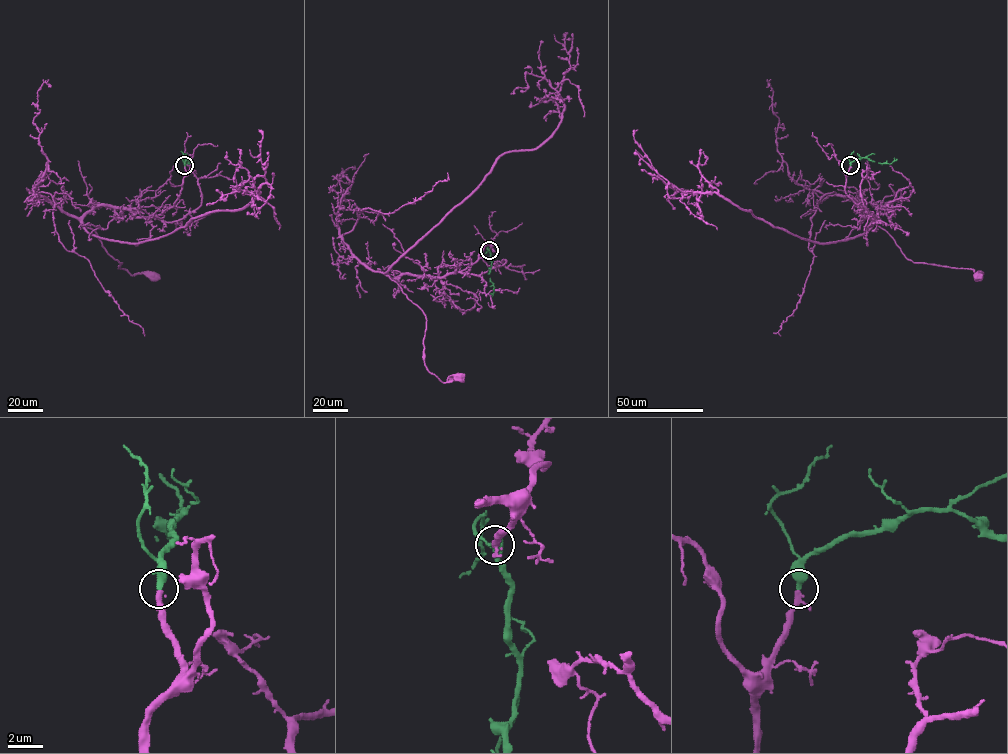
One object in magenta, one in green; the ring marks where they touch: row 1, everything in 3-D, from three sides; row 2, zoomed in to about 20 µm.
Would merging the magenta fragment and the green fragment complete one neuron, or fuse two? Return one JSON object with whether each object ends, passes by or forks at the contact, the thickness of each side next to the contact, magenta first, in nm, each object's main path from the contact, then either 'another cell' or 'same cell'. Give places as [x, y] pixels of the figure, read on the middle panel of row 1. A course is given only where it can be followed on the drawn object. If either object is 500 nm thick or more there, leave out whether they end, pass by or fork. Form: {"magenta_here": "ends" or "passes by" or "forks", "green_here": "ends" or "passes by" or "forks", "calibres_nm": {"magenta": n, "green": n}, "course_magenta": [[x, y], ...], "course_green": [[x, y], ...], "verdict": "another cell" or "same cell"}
{"magenta_here": "passes by", "green_here": "ends", "calibres_nm": {"magenta": 240, "green": 440}, "course_magenta": [[489, 250], [486, 244], [473, 263], [441, 277], [386, 275], [424, 313], [425, 367], [443, 382], [458, 377]], "course_green": [[489, 250], [489, 274], [494, 287], [491, 296]], "verdict": "same cell"}

